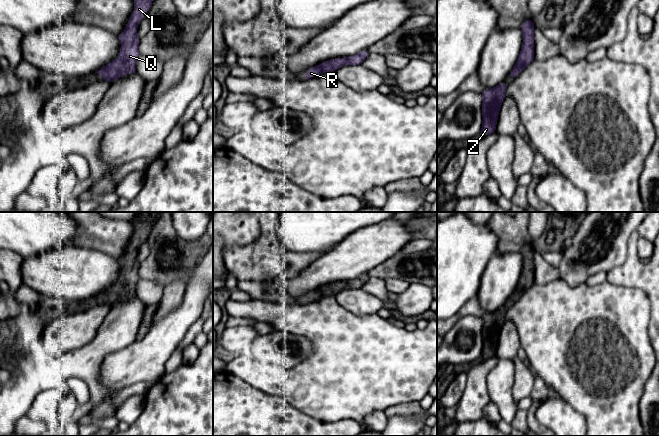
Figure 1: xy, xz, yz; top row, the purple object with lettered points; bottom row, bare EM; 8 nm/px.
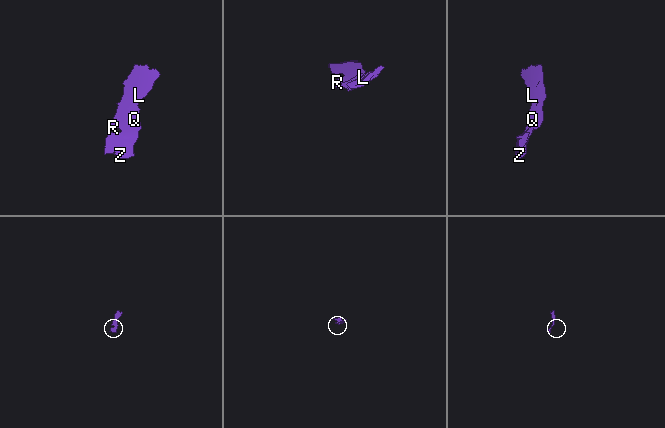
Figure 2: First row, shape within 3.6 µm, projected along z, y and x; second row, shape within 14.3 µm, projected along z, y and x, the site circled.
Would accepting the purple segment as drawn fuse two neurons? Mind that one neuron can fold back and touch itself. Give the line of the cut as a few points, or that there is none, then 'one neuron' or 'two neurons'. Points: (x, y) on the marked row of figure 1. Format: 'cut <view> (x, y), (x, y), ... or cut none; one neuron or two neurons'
cut none; one neuron

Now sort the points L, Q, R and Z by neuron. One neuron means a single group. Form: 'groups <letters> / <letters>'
groups L Q R Z

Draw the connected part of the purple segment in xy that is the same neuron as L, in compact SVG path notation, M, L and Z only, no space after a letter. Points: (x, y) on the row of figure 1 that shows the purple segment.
M134 0L135 7L126 24L125 30L117 36L121 43L118 57L95 72L103 80L109 81L112 84L124 74L137 72L135 69L136 61L140 54L138 51L140 38L136 30L141 20L144 19L152 2L153 0Z

